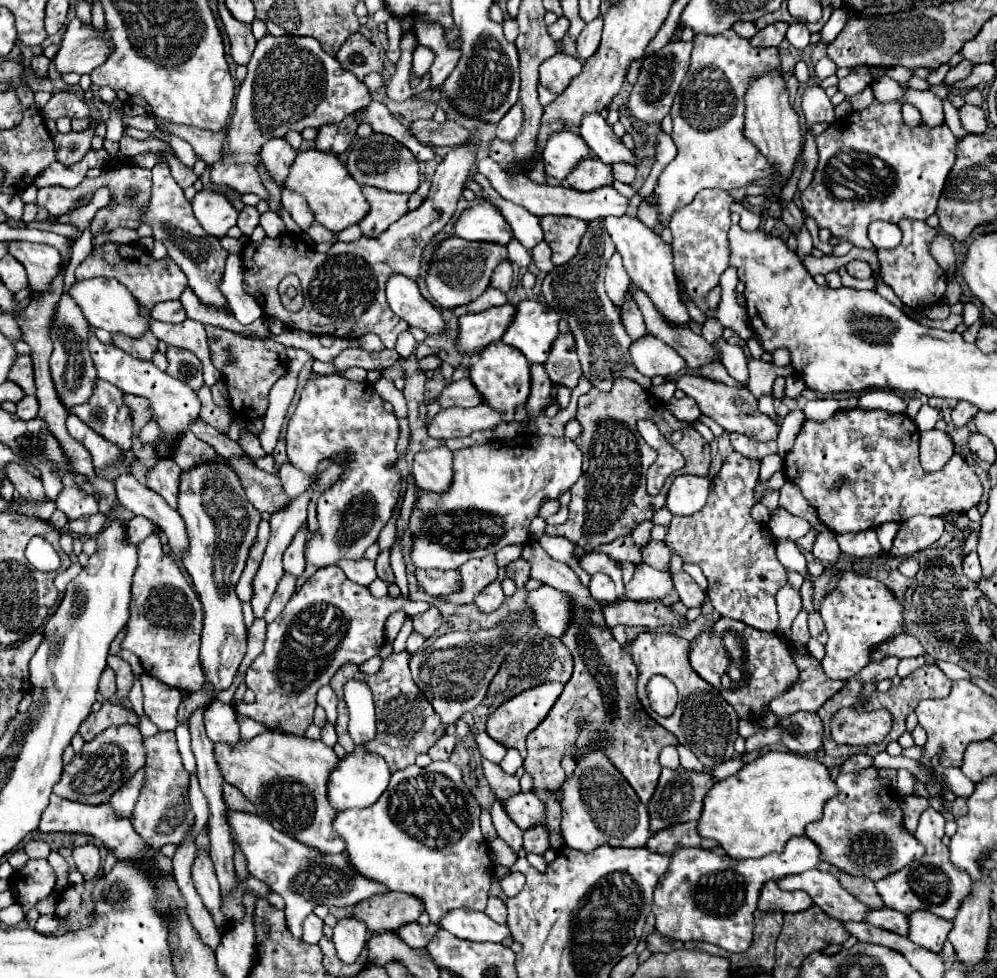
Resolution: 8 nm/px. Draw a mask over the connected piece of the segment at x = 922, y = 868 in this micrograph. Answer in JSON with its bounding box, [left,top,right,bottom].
[875,808,971,920]

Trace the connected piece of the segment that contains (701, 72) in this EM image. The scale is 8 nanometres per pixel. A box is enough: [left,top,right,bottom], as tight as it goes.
[655,30,781,232]

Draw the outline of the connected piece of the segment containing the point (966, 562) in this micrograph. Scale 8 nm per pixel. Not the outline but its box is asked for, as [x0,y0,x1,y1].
[963,550,981,582]

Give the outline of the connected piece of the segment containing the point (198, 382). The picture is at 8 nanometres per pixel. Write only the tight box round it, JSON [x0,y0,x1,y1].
[165,346,203,390]

